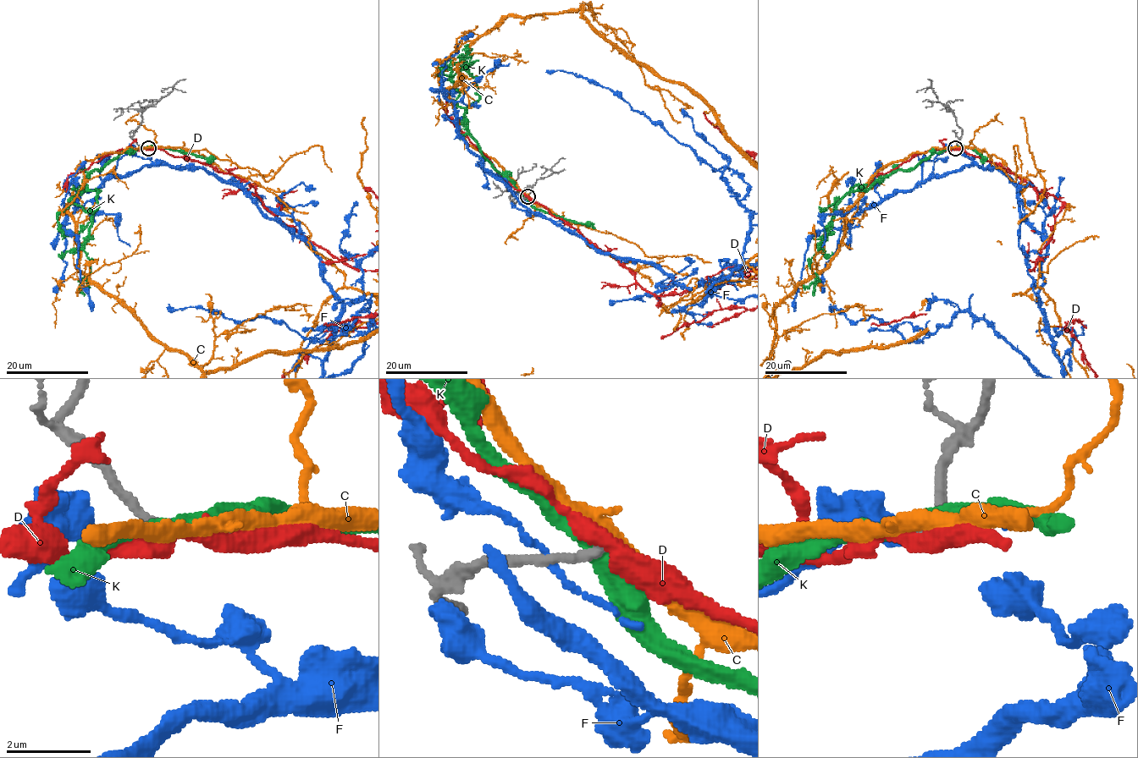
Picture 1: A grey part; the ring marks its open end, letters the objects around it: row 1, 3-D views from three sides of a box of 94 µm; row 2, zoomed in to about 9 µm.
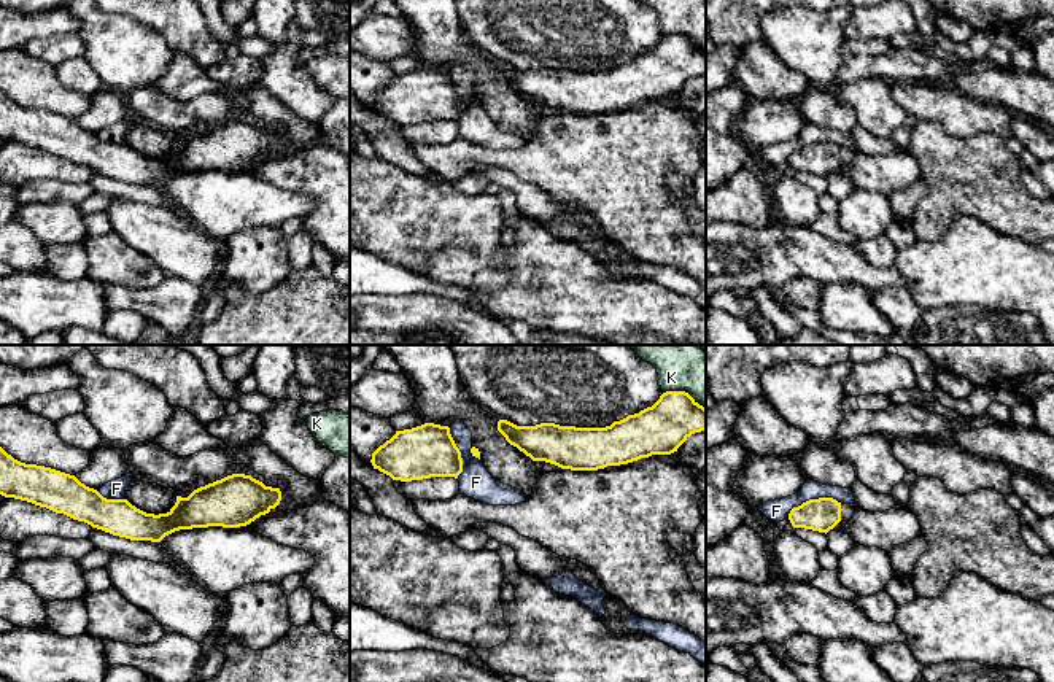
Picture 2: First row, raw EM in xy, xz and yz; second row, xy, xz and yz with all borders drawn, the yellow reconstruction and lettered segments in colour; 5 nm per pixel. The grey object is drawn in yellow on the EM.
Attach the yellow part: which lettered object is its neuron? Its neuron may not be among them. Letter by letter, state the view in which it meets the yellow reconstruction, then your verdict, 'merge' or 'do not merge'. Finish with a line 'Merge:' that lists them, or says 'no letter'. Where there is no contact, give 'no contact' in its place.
C: no contact; do not merge
D: no contact; do not merge
F: contact in yz; do not merge
K: contact in xz; do not merge
Merge: no letter

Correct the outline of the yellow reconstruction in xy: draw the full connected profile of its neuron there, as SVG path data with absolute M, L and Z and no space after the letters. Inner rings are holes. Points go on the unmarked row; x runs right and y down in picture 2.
M0 91L0 138L46 151L92 172L130 184L161 186L165 180L192 172L240 172L261 159L269 157L281 145L280 132L265 130L245 118L232 118L194 134L188 141L176 140L175 149L167 157L146 157L127 143L107 143L97 134L86 130L75 119L37 108L14 103Z

